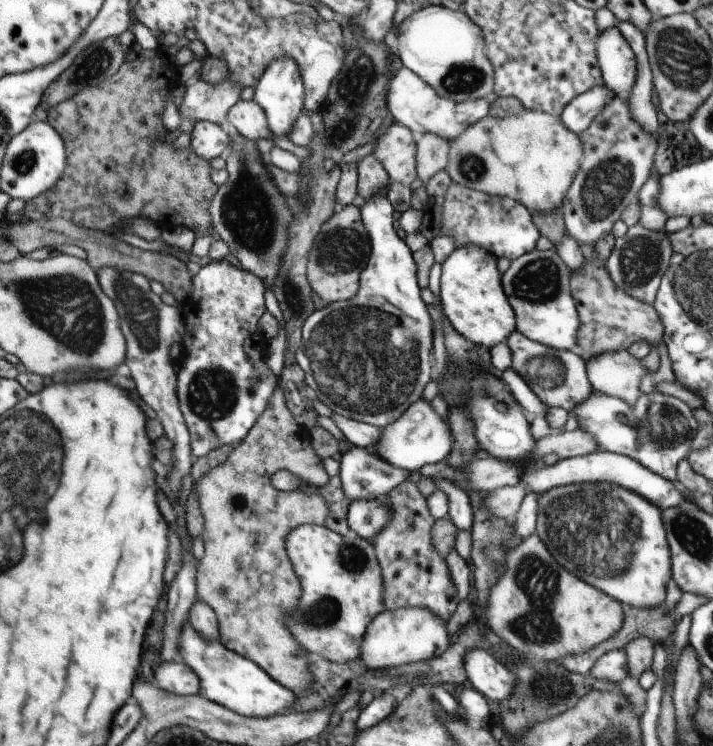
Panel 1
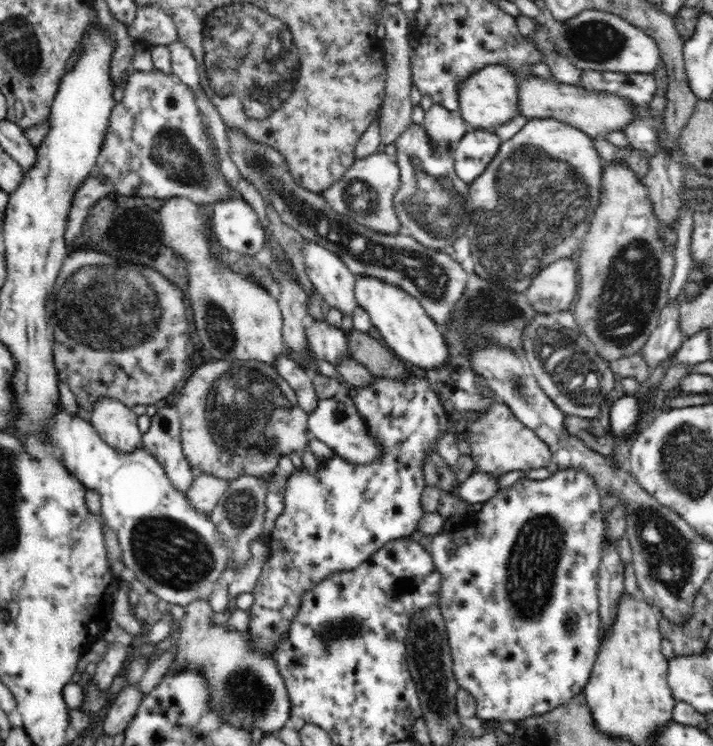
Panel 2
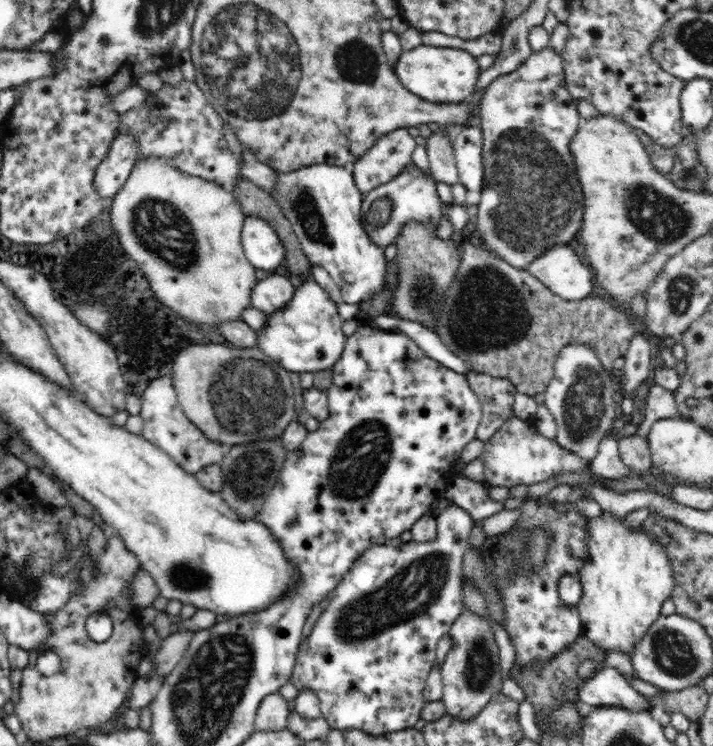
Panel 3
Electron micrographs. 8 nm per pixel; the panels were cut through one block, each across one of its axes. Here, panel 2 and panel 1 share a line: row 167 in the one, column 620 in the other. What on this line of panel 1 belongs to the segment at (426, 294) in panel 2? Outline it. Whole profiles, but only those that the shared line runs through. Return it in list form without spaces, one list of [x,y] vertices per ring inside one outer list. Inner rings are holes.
[[[640,223],[629,226],[628,232],[615,238],[616,244],[612,254],[606,260],[606,270],[618,288],[628,296],[653,305],[664,274],[671,263],[673,248],[670,238],[664,232],[655,232],[645,228]]]

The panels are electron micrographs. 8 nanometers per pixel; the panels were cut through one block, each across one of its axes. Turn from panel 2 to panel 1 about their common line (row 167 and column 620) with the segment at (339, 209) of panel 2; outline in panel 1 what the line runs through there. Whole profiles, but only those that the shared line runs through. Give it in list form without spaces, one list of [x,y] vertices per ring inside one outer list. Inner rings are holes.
[[[624,348],[590,358],[586,368],[595,393],[616,397],[619,403],[625,403],[630,409],[636,408],[641,400],[642,377],[652,374],[642,360],[630,356],[630,350]]]

